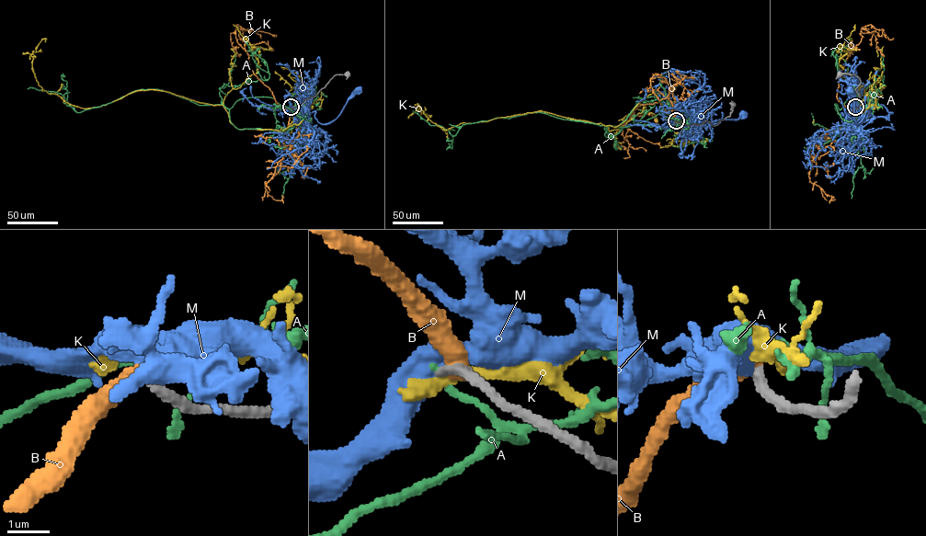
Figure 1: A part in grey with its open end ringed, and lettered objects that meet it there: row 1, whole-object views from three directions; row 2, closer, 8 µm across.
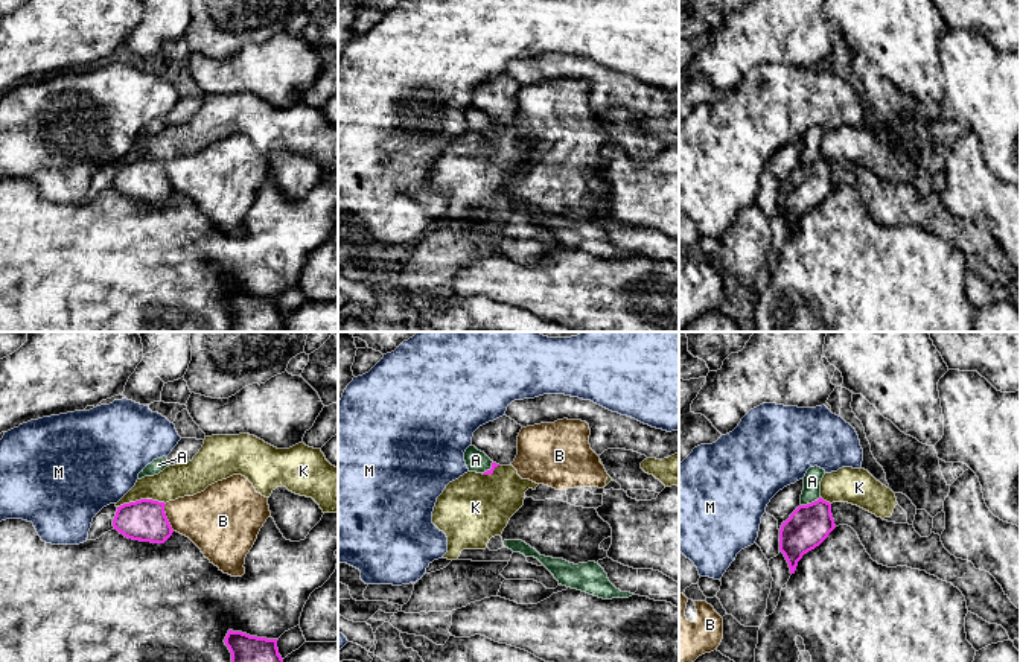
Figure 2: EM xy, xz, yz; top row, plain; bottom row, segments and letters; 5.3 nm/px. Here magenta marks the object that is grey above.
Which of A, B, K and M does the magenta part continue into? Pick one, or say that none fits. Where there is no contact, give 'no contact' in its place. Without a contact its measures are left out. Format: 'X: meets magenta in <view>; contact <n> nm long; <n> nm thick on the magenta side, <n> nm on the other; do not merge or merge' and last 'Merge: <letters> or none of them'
A: meets magenta in yz; contact 120 nm long; 220 nm thick on the magenta side, 100 nm on the other; do not merge
B: meets magenta in xy; contact 150 nm long; 220 nm thick on the magenta side, 320 nm on the other; do not merge
K: meets magenta in xy; contact 260 nm long; 220 nm thick on the magenta side, 180 nm on the other; do not merge
M: no contact; do not merge
Merge: none of them

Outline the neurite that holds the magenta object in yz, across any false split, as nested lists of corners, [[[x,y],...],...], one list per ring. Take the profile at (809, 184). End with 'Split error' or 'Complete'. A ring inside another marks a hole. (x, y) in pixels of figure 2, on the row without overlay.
[[[819,157],[799,164],[783,181],[779,210],[789,222],[790,233],[795,233],[802,215],[819,205],[839,184],[851,186],[878,224],[907,225],[951,242],[965,256],[968,271],[990,283],[1002,285],[1011,300],[1020,300],[1020,268],[1011,262],[990,231],[951,215],[939,193],[921,196],[913,184],[883,180],[848,161],[830,163]]]. Split error

